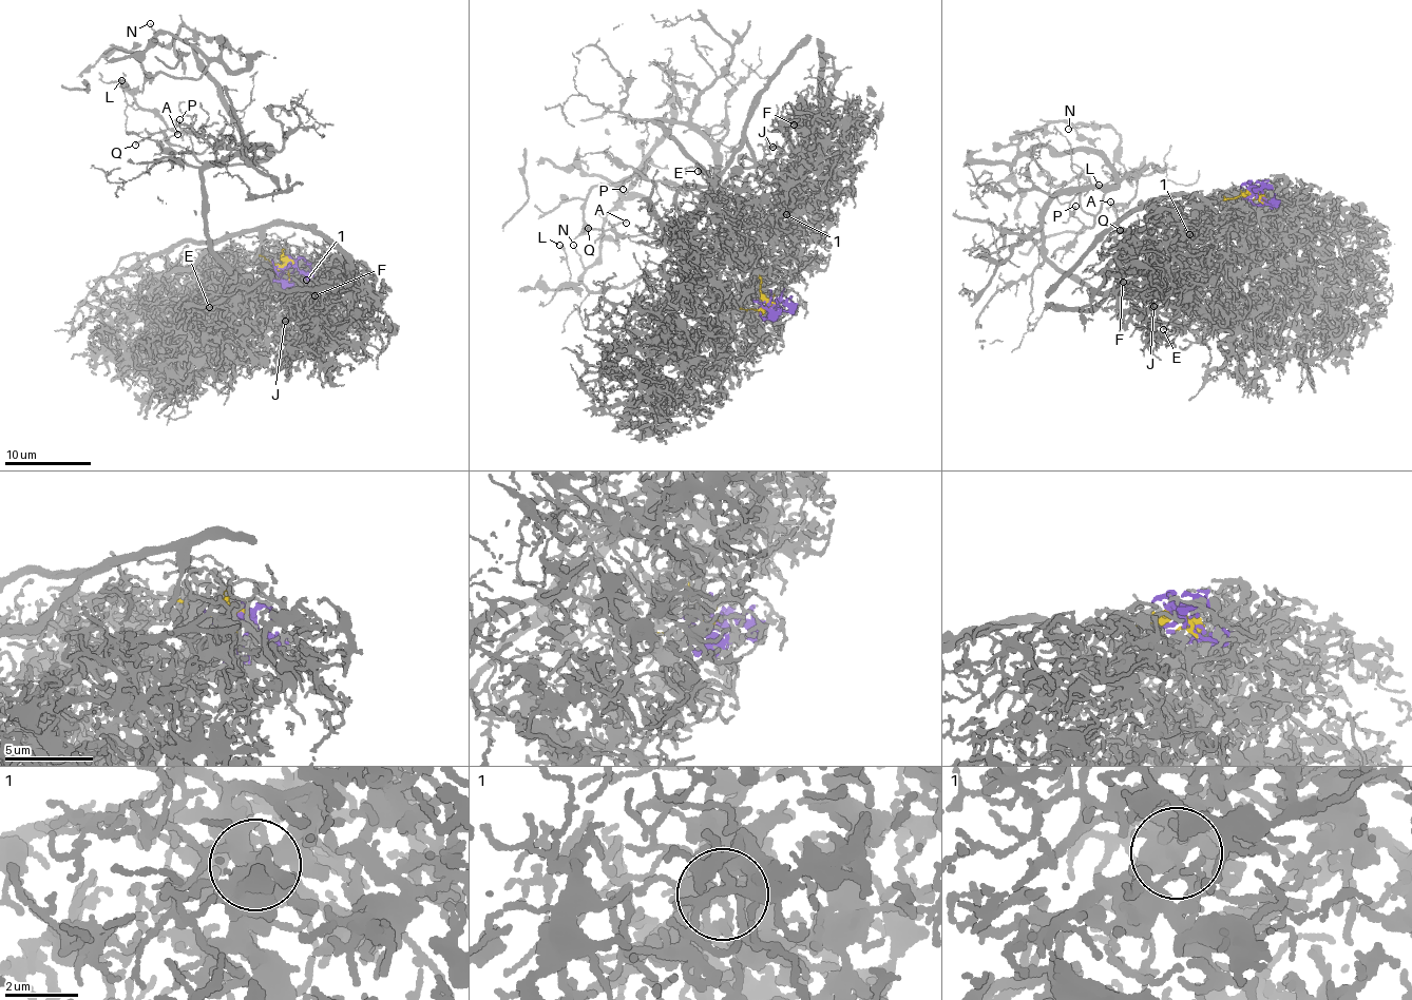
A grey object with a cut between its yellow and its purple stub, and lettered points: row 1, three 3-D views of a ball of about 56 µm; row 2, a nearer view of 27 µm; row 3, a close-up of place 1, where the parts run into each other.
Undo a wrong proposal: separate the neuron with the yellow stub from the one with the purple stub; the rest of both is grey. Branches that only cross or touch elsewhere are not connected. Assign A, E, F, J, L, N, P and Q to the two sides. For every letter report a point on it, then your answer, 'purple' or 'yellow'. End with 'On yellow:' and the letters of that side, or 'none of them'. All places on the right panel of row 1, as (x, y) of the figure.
A: place (1110, 202); yellow
E: place (1163, 329); purple
F: place (1123, 282); purple
J: place (1153, 306); purple
L: place (1099, 185); yellow
N: place (1068, 129); yellow
P: place (1075, 206); yellow
Q: place (1120, 230); yellow
On yellow: A, L, N, P, Q

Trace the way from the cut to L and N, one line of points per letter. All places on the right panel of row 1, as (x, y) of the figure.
L: (1253, 194), (1212, 207), (1202, 257), (1120, 295), (1049, 257), (1048, 205), (1152, 164), (1162, 171), (1098, 185)
N: (1253, 194), (1212, 207), (1202, 257), (1091, 289), (1044, 224), (1115, 169), (1017, 147), (1099, 128), (1068, 129)

